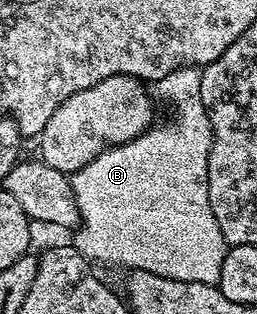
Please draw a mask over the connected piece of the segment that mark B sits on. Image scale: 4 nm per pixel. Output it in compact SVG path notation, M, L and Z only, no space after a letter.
M187 67L177 69L169 73L164 79L156 82L156 93L162 97L170 97L174 109L178 114L171 121L155 124L153 127L141 133L136 139L126 141L122 145L112 145L104 150L96 159L92 159L83 169L76 171L70 177L71 189L75 193L76 207L79 209L81 224L77 226L78 234L72 238L74 248L80 250L91 263L99 261L102 265L123 265L123 270L143 269L156 275L164 275L168 279L180 279L192 283L208 283L217 285L220 279L220 267L224 263L224 255L227 251L226 240L212 215L212 203L208 199L208 155L212 151L212 123L208 123L208 115L204 111L204 103L200 99L201 72L197 68Z

